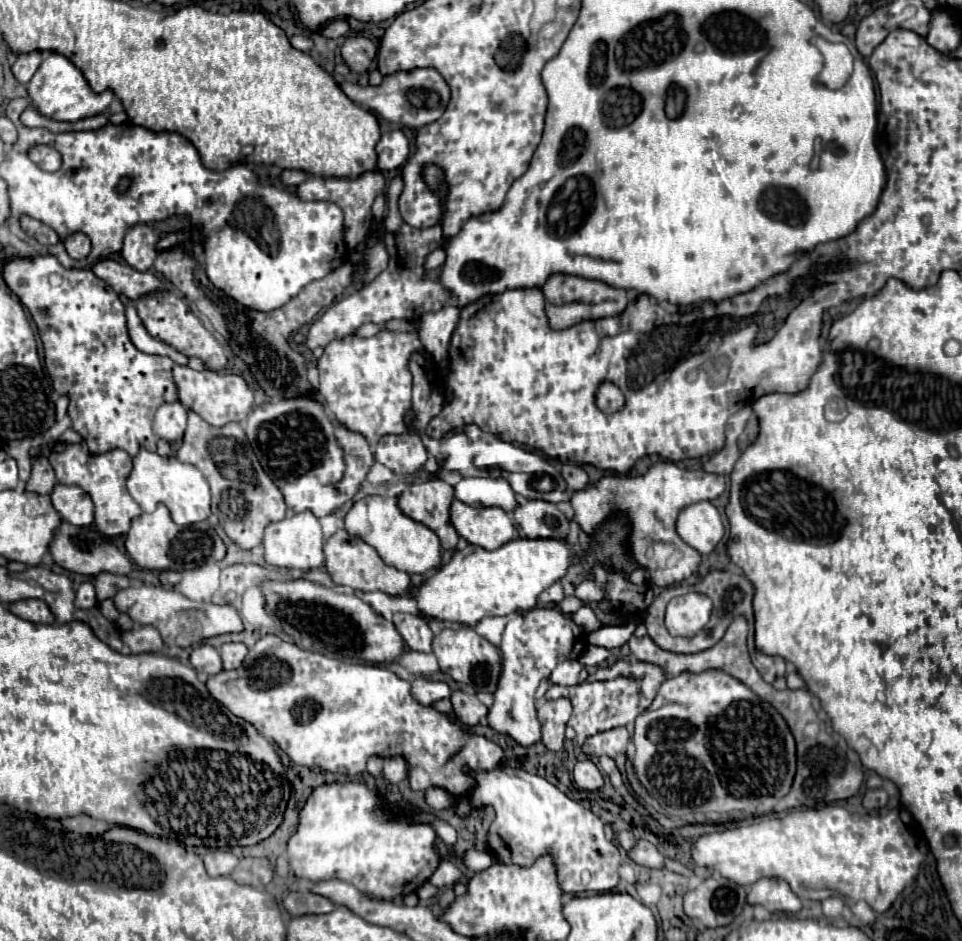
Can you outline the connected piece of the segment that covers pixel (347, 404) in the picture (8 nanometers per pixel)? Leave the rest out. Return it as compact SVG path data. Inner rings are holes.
M380 330L372 338L346 336L330 342L318 360L318 394L329 406L326 413L334 425L362 434L368 444L378 442L380 436L386 434L410 434L412 430L404 424L404 412L410 408L412 396L412 374L408 364L412 354L420 348L422 342L418 332L392 330Z

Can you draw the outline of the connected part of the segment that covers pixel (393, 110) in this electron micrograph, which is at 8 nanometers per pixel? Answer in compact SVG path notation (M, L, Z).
M416 68L410 72L396 72L382 80L380 86L358 86L350 82L340 82L340 90L356 104L374 110L388 122L396 122L408 128L422 128L438 120L450 100L450 88L446 80L434 68Z

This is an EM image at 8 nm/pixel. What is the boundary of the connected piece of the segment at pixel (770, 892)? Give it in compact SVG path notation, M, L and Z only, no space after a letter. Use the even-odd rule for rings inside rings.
M762 878L748 892L750 904L762 904L770 912L798 912L802 900L782 878Z

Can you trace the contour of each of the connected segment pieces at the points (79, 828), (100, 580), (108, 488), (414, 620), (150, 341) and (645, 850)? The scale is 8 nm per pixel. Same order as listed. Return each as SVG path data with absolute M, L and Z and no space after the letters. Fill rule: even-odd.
M84 814L74 816L74 818L66 818L66 820L62 820L62 824L66 830L76 832L76 834L104 834L110 828L106 822L88 818Z
M98 574L96 576L96 596L98 596L98 602L102 600L108 600L108 598L114 598L118 590L122 588L128 588L128 578L126 576L116 576L116 574Z
M68 444L62 452L48 456L58 484L76 484L84 488L94 502L94 524L106 536L120 536L130 530L130 520L140 516L142 510L130 496L126 482L132 472L132 458L124 450L110 450L108 454L90 454L84 444Z
M394 614L394 626L400 632L402 640L416 652L430 652L432 644L432 630L428 628L426 618L414 614Z
M132 304L126 306L126 320L128 320L130 340L132 340L132 344L134 344L140 352L160 354L160 356L168 356L168 358L170 358L172 362L176 362L176 364L188 364L188 358L186 358L182 352L178 352L176 348L172 348L172 346L168 346L168 344L164 344L164 342L160 342L160 340L154 340L154 338L146 332L146 328L144 328L144 324L142 324L142 320L140 320L140 316L138 316L138 312L136 312L136 308L134 308Z
M638 840L638 844L630 850L630 856L634 862L646 868L664 868L664 856L648 840Z

